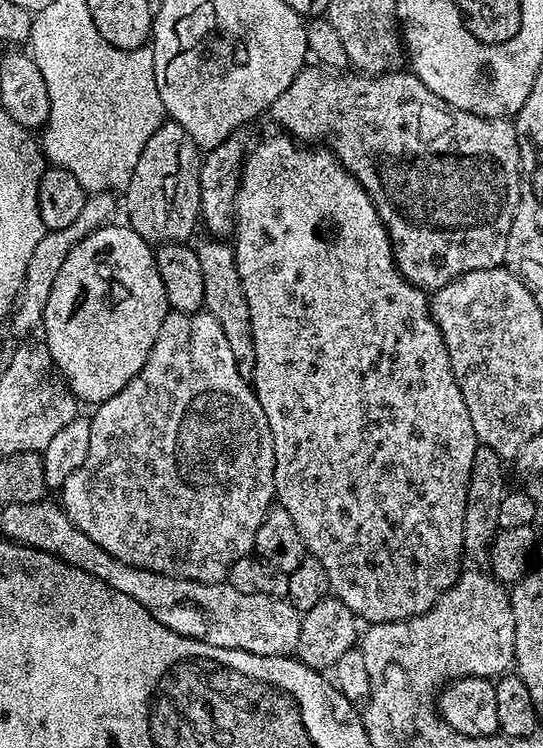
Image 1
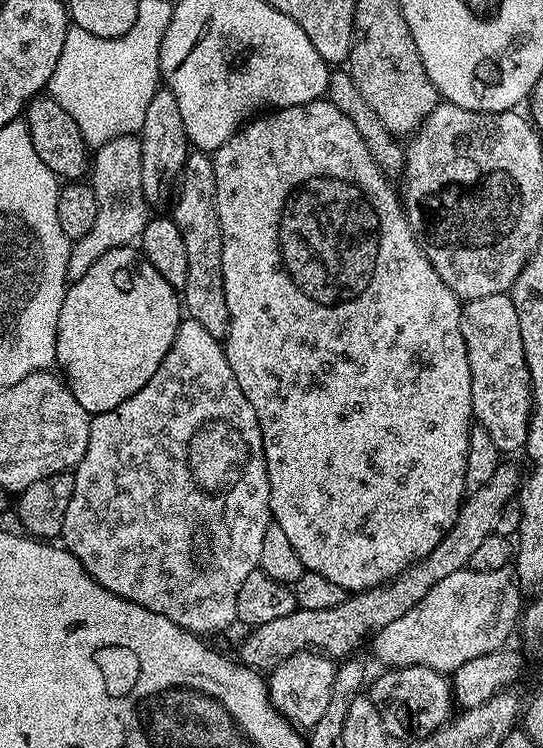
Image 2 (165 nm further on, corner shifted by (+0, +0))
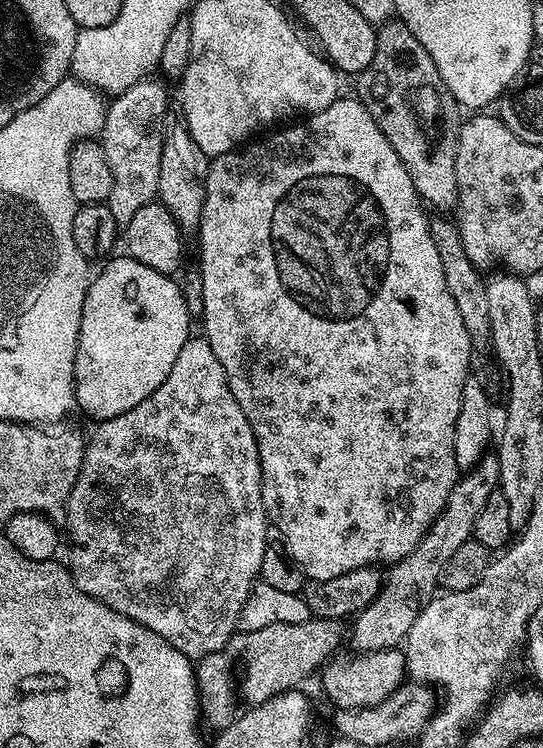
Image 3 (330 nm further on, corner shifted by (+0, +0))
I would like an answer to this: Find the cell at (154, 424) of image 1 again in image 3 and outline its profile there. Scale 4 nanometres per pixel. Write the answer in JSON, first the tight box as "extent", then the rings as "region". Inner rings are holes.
{"extent":[66,338,270,658],"region":[[[190,338],[182,346],[178,359],[174,362],[174,370],[166,374],[166,382],[146,398],[146,402],[138,402],[134,410],[126,410],[126,414],[118,414],[118,418],[99,421],[95,425],[92,437],[87,437],[84,446],[84,461],[80,467],[78,478],[68,496],[66,505],[66,540],[72,543],[72,564],[70,571],[78,590],[82,590],[90,598],[110,606],[118,614],[146,626],[146,630],[154,630],[170,646],[174,646],[182,655],[189,658],[203,658],[222,650],[228,639],[235,636],[240,623],[240,611],[250,594],[254,581],[260,575],[262,566],[262,550],[270,539],[270,521],[262,502],[262,486],[260,485],[260,455],[254,438],[254,430],[250,430],[250,422],[246,422],[246,414],[242,414],[242,406],[238,406],[238,398],[230,394],[230,386],[226,378],[226,370],[222,370],[222,362],[210,350],[207,340]]]}

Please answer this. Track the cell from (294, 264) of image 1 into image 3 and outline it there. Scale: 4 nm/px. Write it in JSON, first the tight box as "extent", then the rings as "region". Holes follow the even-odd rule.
{"extent":[198,98,474,580],"region":[[[337,98],[326,110],[313,112],[307,117],[305,124],[292,124],[289,128],[284,128],[281,132],[276,132],[273,136],[265,138],[261,144],[252,142],[247,147],[241,146],[234,152],[227,152],[215,157],[208,165],[208,177],[206,178],[206,202],[202,206],[202,218],[198,235],[200,235],[200,265],[198,271],[202,282],[202,319],[204,319],[203,339],[207,340],[210,350],[214,350],[218,362],[222,362],[222,370],[226,370],[226,378],[230,386],[230,394],[238,398],[238,406],[242,406],[242,414],[246,414],[246,422],[250,422],[250,430],[254,430],[254,438],[258,446],[260,455],[260,485],[262,486],[262,502],[264,503],[265,513],[270,521],[271,527],[278,531],[279,539],[283,540],[284,545],[290,550],[294,562],[304,571],[308,580],[325,580],[334,578],[343,572],[358,570],[359,568],[371,568],[373,566],[391,566],[396,561],[406,558],[410,550],[422,542],[426,530],[438,518],[438,514],[446,506],[446,498],[450,498],[450,490],[454,490],[458,479],[458,469],[454,458],[454,424],[458,422],[458,410],[462,406],[462,390],[470,378],[468,367],[472,364],[474,351],[471,338],[466,332],[465,323],[458,314],[457,303],[450,294],[450,289],[446,286],[446,277],[443,274],[442,258],[438,256],[438,249],[435,246],[430,234],[429,217],[426,213],[425,205],[416,193],[416,187],[412,184],[410,174],[406,174],[406,166],[398,154],[394,154],[394,146],[386,142],[386,134],[374,122],[370,110],[360,103],[359,99],[344,100]]]}

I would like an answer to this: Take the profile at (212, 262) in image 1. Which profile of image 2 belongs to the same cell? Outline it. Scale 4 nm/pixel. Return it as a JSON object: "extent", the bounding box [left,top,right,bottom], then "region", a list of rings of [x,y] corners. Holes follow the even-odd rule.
{"extent":[170,151,230,341],"region":[[[189,151],[184,169],[174,185],[170,215],[182,233],[186,259],[190,265],[186,273],[186,286],[182,290],[183,311],[187,319],[198,322],[198,326],[214,334],[216,340],[223,341],[228,335],[230,310],[226,308],[226,290],[222,286],[222,226],[218,222],[216,179],[209,153]]]}

